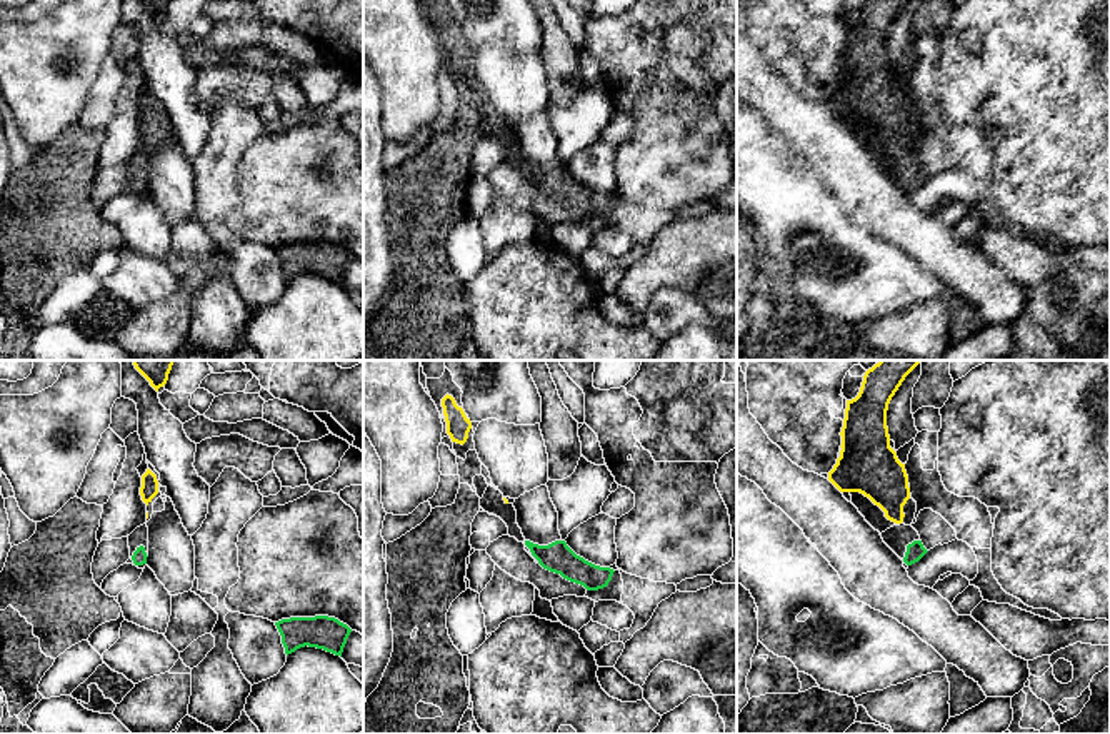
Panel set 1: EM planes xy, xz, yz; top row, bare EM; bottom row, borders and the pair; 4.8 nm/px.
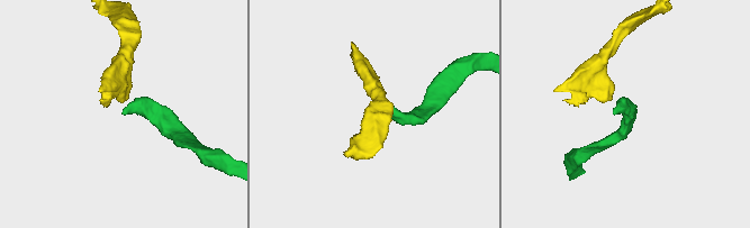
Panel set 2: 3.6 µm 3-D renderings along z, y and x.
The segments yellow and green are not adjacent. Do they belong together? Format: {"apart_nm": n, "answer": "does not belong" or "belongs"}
{"apart_nm": 110, "answer": "belongs"}

